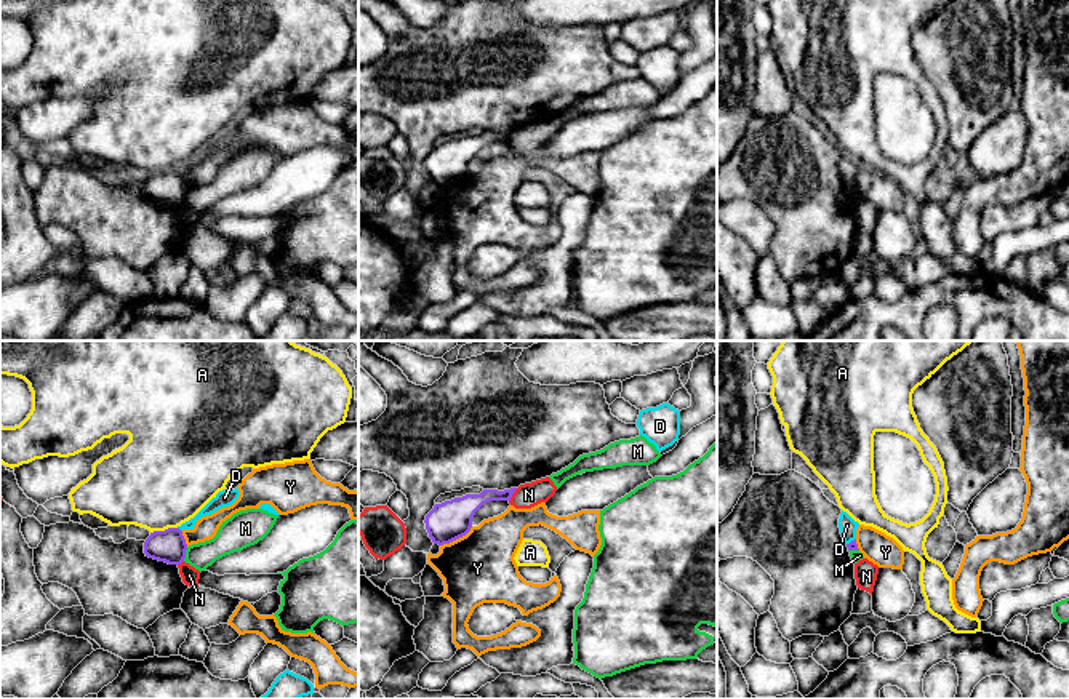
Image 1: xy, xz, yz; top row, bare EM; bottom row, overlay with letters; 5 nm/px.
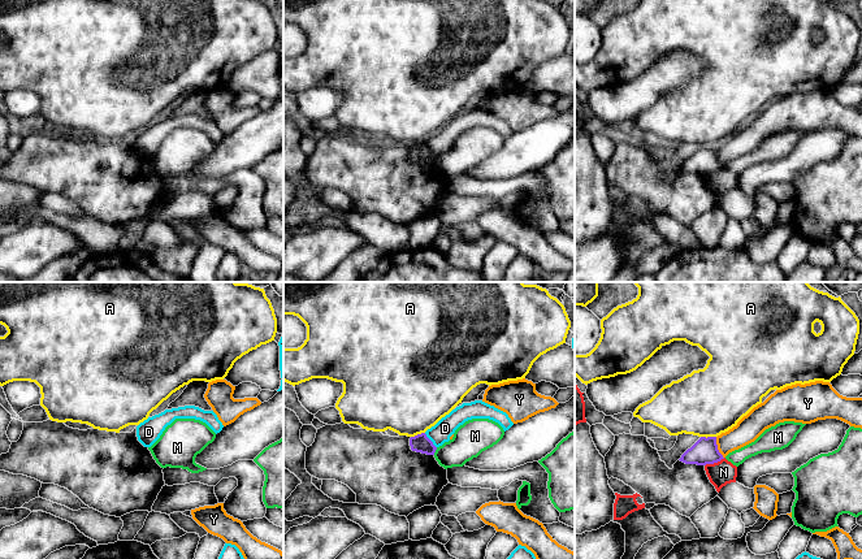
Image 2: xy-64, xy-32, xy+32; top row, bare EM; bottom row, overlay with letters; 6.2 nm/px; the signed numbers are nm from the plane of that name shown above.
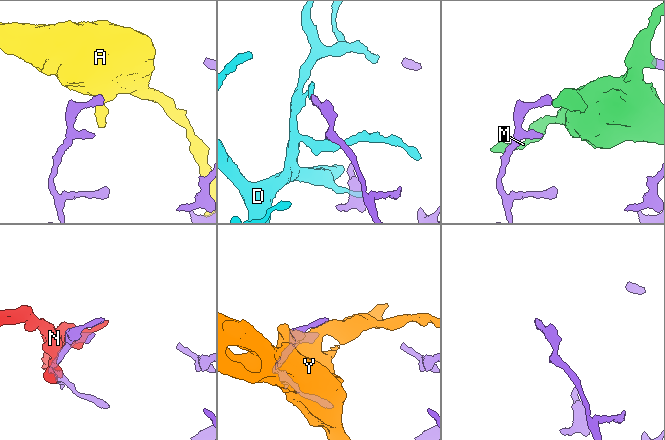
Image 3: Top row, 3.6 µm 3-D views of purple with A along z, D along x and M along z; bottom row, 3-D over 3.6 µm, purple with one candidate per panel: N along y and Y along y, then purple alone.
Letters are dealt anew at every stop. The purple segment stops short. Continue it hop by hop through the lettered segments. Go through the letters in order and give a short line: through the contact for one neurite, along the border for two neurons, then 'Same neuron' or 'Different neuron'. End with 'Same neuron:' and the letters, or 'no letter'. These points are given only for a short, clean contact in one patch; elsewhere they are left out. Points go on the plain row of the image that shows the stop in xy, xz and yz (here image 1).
A: Line: xy (176, 168), (151, 175). Different neuron
D: Different neuron
M: Line: xy (188, 189), (183, 202). Different neuron
N: Different neuron
Y: Different neuron
Same neuron: no letter

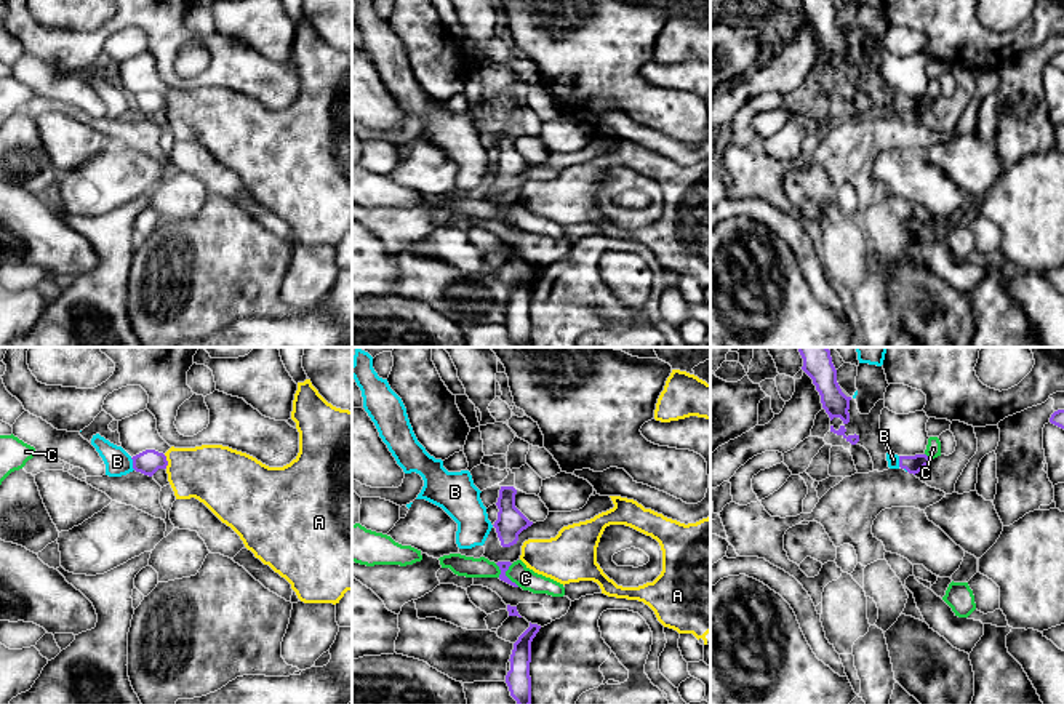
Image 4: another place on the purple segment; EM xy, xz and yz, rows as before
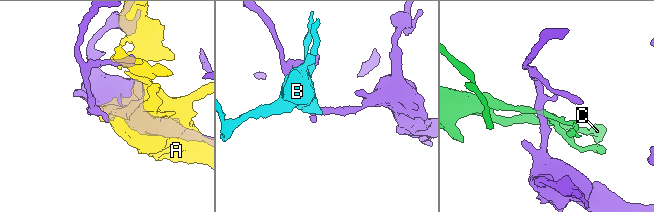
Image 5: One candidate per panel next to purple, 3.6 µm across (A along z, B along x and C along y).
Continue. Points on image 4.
A: Different neuron
B: Different neuron
C: Line: xz (511, 205), (506, 216), (519, 228). Different neuron
Same neuron: no letter

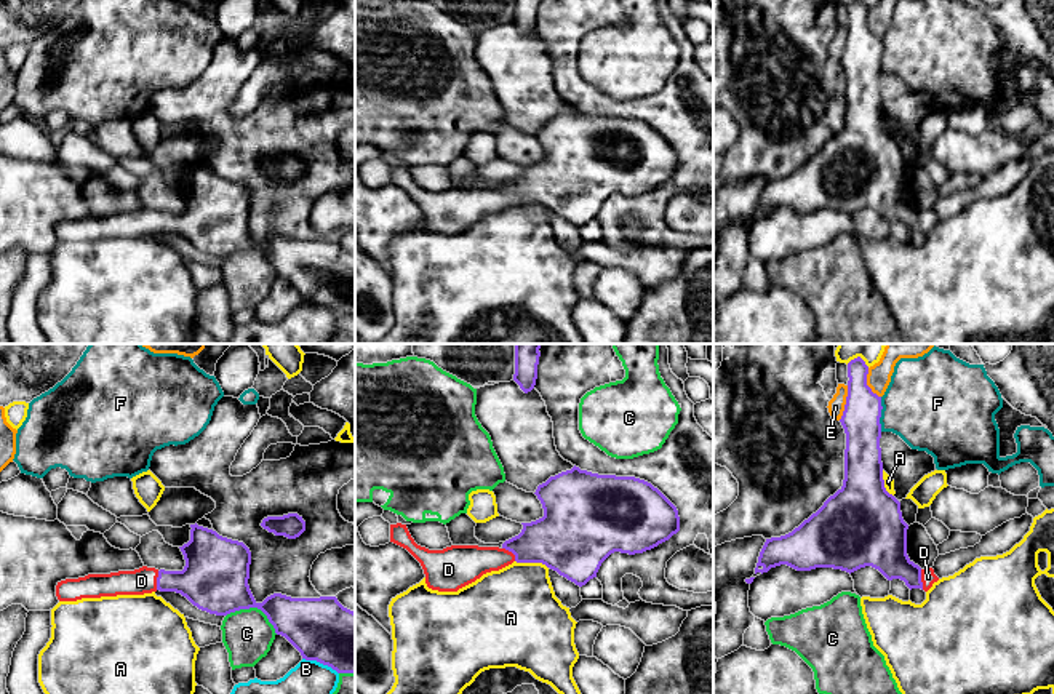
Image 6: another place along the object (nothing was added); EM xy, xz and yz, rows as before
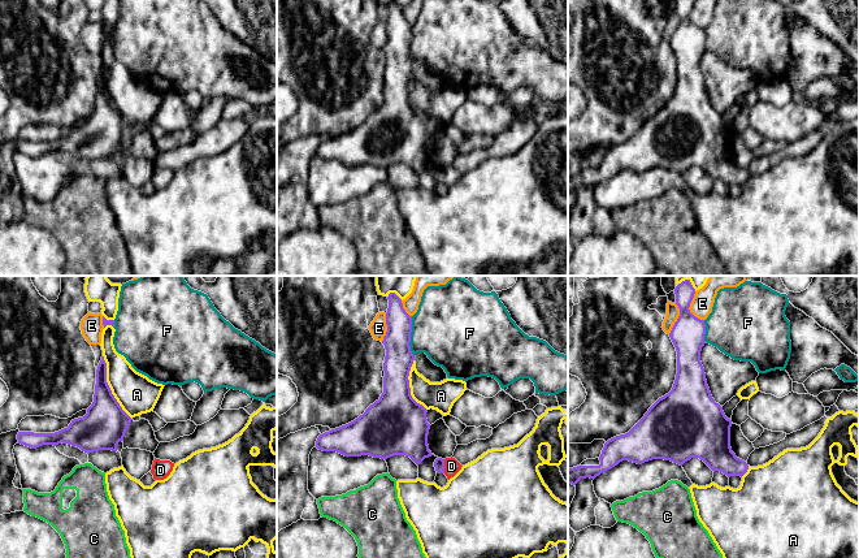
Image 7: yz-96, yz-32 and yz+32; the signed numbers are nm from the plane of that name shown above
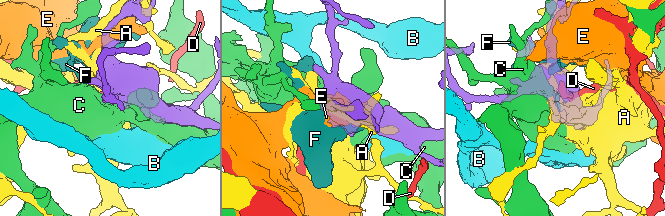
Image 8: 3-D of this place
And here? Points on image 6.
A: Different neuron
B: Different neuron
C: Different neuron
D: Line: yz (883, 187), (920, 221), (928, 219). Same neuron
E: Different neuron
F: Different neuron
Same neuron: D

